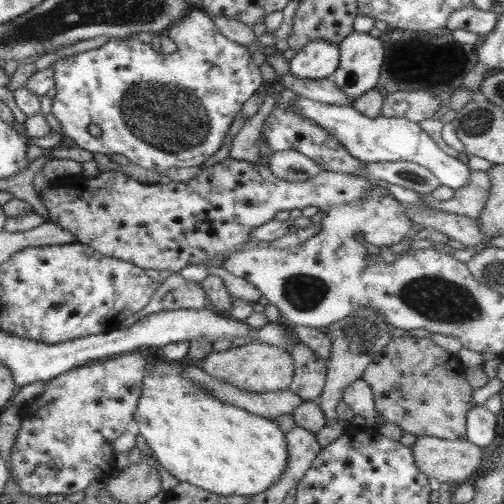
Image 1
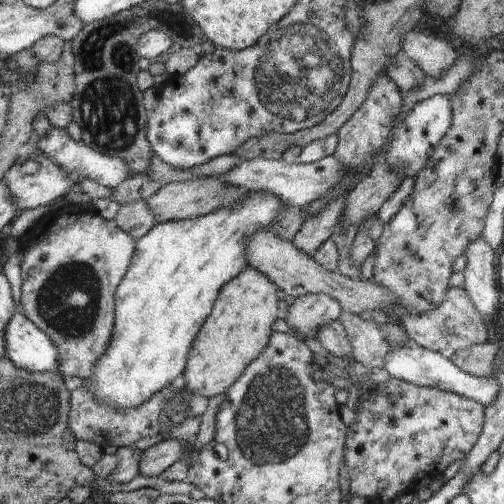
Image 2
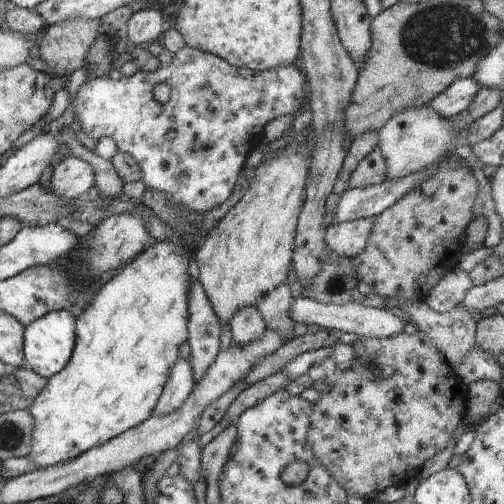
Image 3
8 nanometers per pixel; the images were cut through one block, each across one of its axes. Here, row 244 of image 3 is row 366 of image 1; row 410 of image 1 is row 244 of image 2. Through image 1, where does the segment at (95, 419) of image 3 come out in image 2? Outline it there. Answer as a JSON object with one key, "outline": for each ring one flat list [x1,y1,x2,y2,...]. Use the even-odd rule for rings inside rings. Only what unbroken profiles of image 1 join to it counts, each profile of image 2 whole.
{"outline":[[257,192,249,198,243,198,241,204,219,208,207,216,197,216,191,220,163,222,155,224,147,234,135,240,135,252,131,256,129,268,117,286,115,296,115,326,107,346,107,352,95,362,95,368,89,378,63,378,67,392,73,392,81,386,99,400,115,410,137,408,143,400,149,400,161,388,171,386,171,382,185,372,189,348,199,328,213,312,213,304,219,298,219,292,225,284,233,282,247,266,247,238,255,232,267,232,279,220,285,202,271,192]]}

